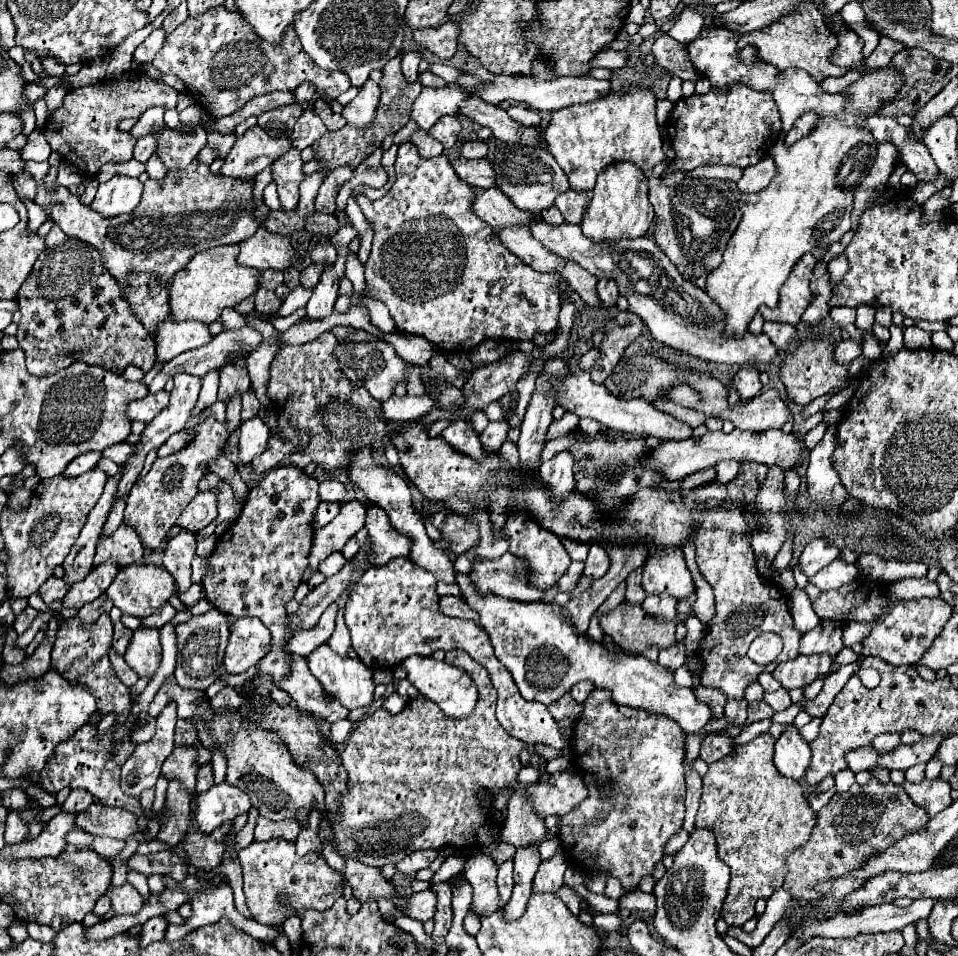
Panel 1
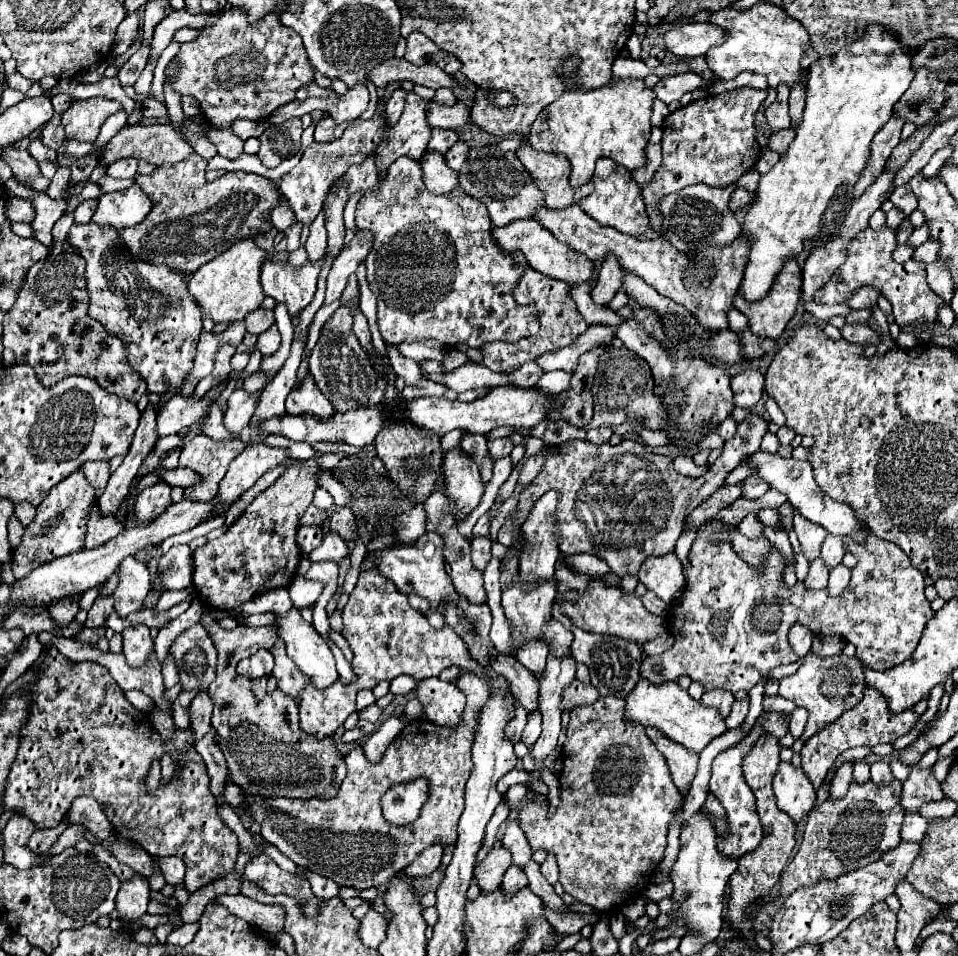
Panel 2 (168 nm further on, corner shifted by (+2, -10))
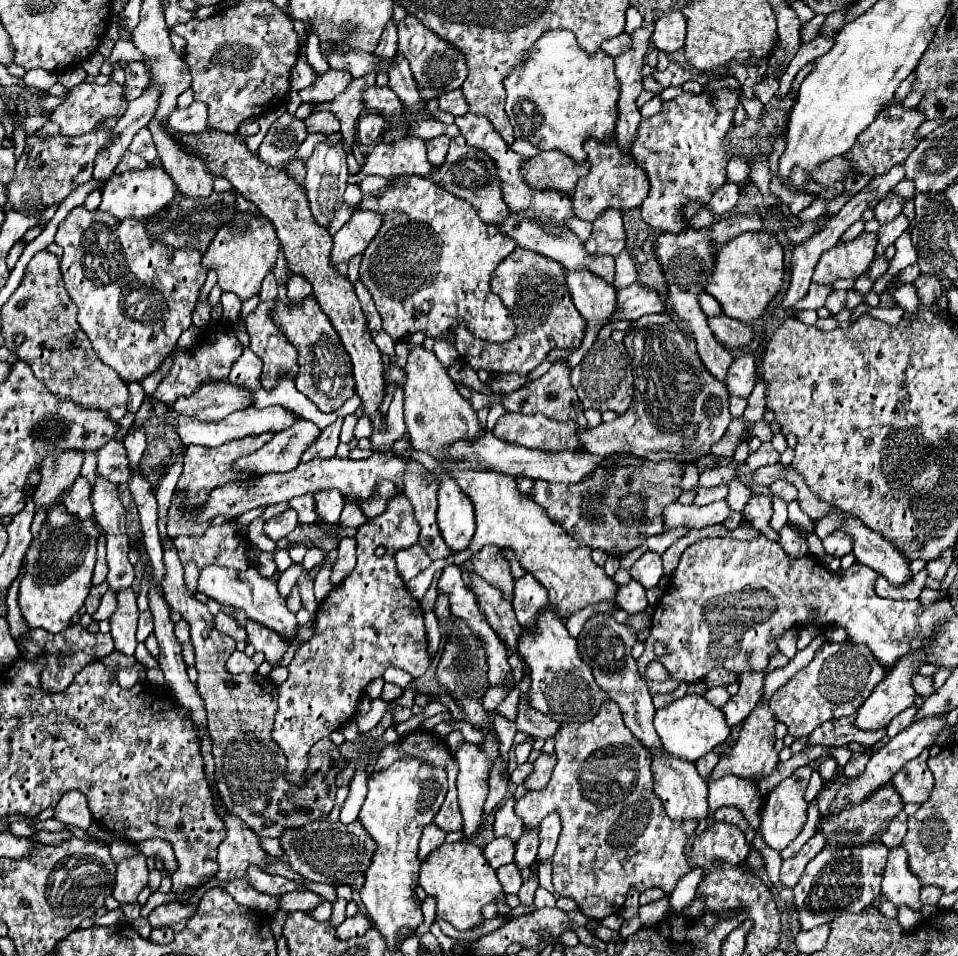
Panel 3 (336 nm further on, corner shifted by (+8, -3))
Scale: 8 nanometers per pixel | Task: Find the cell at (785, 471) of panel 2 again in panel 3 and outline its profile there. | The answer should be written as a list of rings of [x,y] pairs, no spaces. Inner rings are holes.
[[[830,514],[826,516],[824,520],[820,520],[816,524],[816,534],[820,538],[832,534],[834,530],[844,530],[852,536],[854,540],[854,554],[856,554],[856,560],[860,560],[860,564],[866,564],[868,568],[872,568],[874,572],[878,572],[880,576],[884,576],[892,586],[904,586],[912,580],[912,570],[910,570],[910,560],[904,556],[904,552],[900,552],[898,548],[894,548],[892,542],[884,540],[884,536],[880,536],[878,532],[872,532],[870,528],[866,528],[864,524],[860,524],[860,520],[852,518],[848,522],[840,522],[840,516],[838,514]]]

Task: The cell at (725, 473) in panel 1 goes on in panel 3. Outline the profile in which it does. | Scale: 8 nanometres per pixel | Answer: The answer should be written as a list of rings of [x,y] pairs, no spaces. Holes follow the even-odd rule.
[[[778,480],[778,482],[774,482],[770,488],[768,488],[774,496],[778,496],[778,498],[782,498],[784,502],[794,502],[796,500],[796,488],[792,486],[792,484],[788,484],[786,480]]]

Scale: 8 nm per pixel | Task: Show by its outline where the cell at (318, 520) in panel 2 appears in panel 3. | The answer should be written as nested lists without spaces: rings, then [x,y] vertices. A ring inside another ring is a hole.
[[[286,510],[286,512],[276,514],[276,516],[272,516],[270,520],[266,520],[266,524],[264,524],[264,534],[266,534],[270,540],[278,542],[278,540],[282,540],[284,536],[288,536],[296,526],[298,526],[298,516],[296,516],[296,512],[294,512],[294,510]]]

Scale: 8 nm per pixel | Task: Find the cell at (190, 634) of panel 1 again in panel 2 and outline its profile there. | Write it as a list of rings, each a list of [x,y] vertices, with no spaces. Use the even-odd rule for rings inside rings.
[[[202,625],[182,631],[170,647],[170,657],[176,663],[182,691],[204,691],[214,681],[218,651]]]

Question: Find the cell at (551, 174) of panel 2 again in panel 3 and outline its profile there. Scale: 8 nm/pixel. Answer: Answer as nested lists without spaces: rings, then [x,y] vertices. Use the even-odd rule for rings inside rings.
[[[560,150],[542,152],[536,158],[530,158],[524,164],[524,178],[536,190],[560,190],[560,192],[574,192],[578,178],[588,172],[588,162],[576,164],[570,156]]]

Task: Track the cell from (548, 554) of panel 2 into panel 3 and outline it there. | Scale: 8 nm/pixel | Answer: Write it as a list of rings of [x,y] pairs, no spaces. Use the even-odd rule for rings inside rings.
[[[528,572],[524,574],[524,578],[516,580],[512,606],[516,612],[516,620],[522,628],[532,628],[532,624],[536,624],[536,616],[540,616],[540,612],[554,610],[548,604],[548,594],[544,592],[544,586]]]

